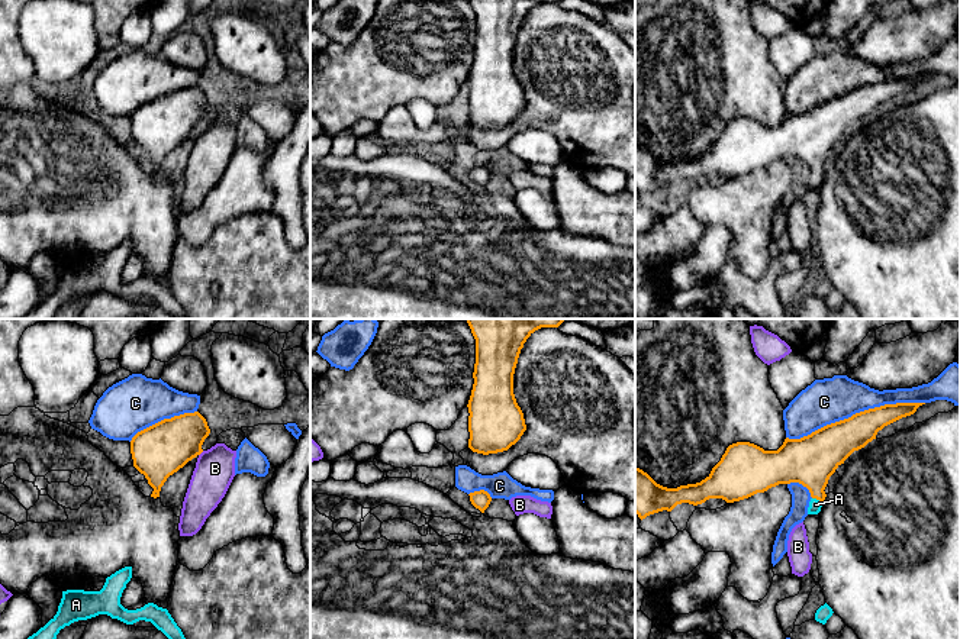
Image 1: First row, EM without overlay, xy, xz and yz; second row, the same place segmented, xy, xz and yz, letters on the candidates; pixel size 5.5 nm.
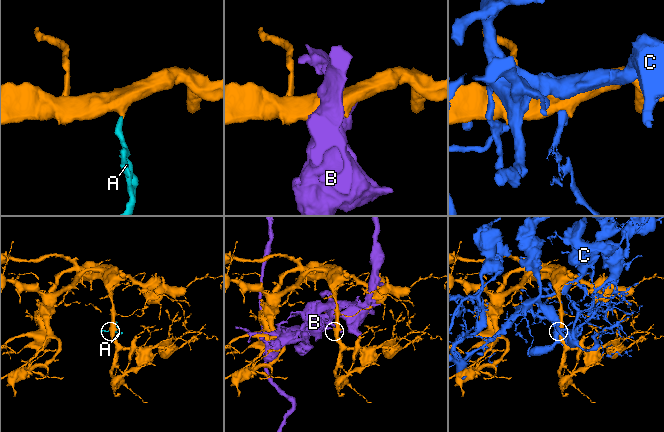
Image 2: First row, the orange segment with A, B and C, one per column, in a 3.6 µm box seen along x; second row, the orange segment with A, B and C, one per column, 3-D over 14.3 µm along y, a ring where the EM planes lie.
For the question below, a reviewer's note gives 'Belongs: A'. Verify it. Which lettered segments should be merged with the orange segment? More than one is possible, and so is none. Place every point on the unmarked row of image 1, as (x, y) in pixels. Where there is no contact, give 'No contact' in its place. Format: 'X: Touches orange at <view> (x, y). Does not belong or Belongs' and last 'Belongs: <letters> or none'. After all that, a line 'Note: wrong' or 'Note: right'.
A: Touches orange at yz (817, 174). Belongs
B: Touches orange at xy (200, 128). Does not belong
C: Touches orange at yz (856, 89). Does not belong
Belongs: A
Note: right

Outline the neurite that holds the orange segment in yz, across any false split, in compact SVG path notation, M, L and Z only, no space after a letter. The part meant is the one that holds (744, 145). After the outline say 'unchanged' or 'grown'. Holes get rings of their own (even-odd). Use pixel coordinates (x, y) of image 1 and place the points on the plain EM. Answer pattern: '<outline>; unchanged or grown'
M896 78L869 84L848 94L827 100L800 114L786 113L777 126L764 126L750 117L732 119L705 155L677 164L667 164L657 159L647 148L635 142L635 188L642 196L663 185L671 187L682 178L698 181L709 174L722 174L727 178L734 178L757 168L764 168L779 159L799 158L809 165L812 172L808 190L818 190L827 172L824 165L835 145L854 126L864 123L876 114L879 106L902 93L914 90L922 80L925 78Z; grown

